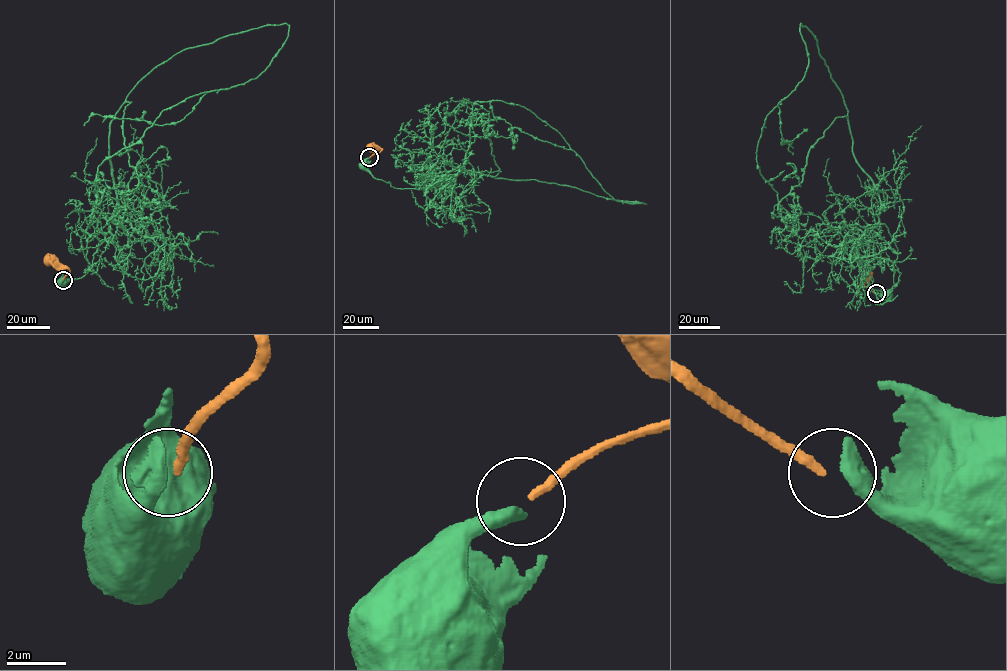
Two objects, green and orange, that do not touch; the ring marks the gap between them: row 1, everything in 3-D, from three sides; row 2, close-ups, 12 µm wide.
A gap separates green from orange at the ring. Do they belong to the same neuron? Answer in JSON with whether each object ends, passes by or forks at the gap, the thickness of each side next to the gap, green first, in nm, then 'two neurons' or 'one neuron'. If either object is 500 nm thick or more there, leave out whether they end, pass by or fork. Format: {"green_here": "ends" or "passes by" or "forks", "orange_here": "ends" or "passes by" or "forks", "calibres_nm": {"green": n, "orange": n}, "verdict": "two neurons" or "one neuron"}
{"calibres_nm": {"green": 600, "orange": 300}, "verdict": "two neurons"}

